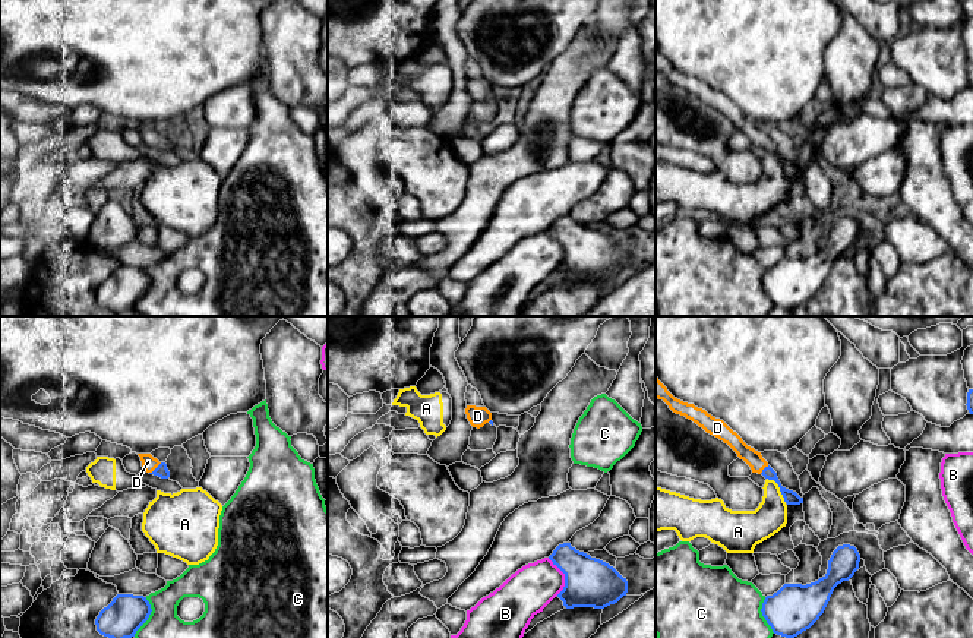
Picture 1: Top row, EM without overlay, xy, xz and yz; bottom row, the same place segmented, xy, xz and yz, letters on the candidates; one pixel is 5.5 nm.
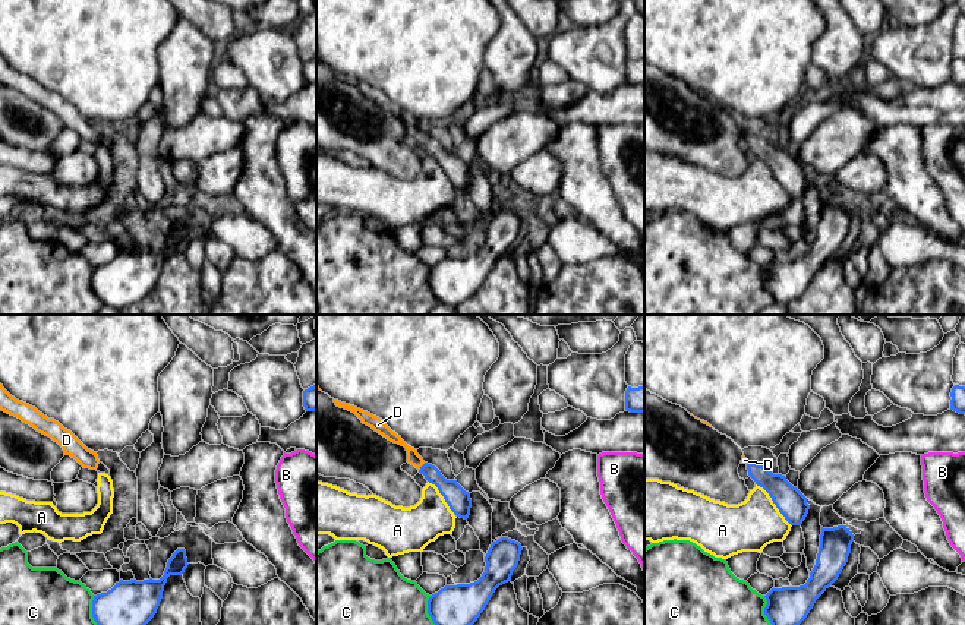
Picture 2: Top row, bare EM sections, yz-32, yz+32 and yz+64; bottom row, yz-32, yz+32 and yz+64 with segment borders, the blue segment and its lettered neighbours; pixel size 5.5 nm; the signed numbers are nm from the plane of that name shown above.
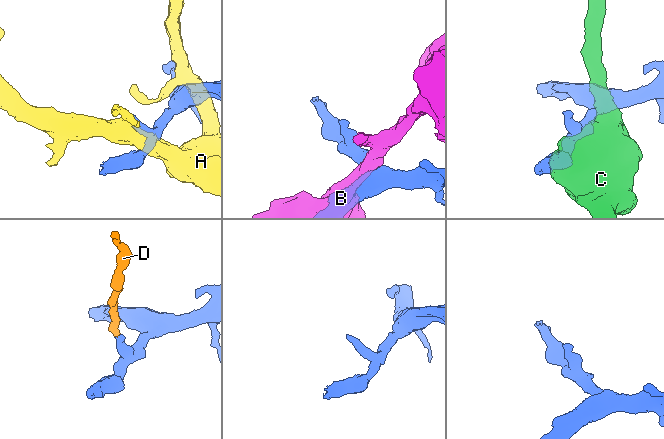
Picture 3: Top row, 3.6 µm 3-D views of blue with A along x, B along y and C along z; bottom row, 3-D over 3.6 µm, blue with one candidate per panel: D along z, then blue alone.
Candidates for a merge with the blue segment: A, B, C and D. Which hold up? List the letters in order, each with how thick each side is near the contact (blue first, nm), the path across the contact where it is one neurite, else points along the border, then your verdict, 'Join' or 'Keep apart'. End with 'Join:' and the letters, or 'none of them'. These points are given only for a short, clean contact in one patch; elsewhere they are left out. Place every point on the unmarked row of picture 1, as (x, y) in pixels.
A: Thickness 80 nm (blue) against 180 nm. Keep apart
B: Thickness 280 nm (blue) against 260 nm. Keep apart
C: Thickness 220 nm (blue) against 300 nm. Keep apart
D: Thickness 70 nm (blue) against 80 nm. Path across: xy (161, 142), (157, 139), (148, 133). Join
Join: D

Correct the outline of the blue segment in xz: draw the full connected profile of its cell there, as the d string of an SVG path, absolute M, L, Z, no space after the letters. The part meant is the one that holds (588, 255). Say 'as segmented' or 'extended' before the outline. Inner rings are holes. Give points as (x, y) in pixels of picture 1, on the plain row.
as segmented; M559 217L549 231L565 246L565 259L557 266L566 281L604 281L628 265L628 253L609 236Z

